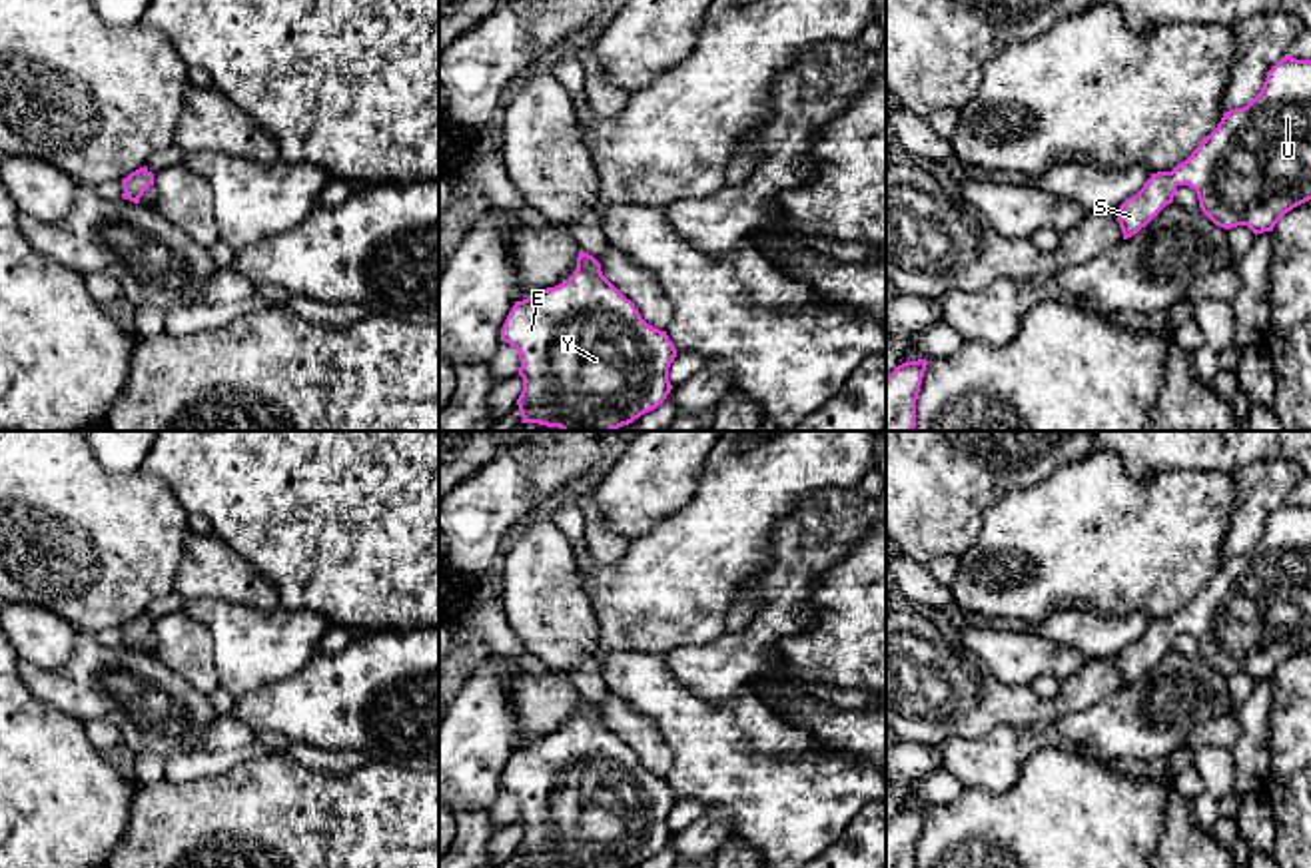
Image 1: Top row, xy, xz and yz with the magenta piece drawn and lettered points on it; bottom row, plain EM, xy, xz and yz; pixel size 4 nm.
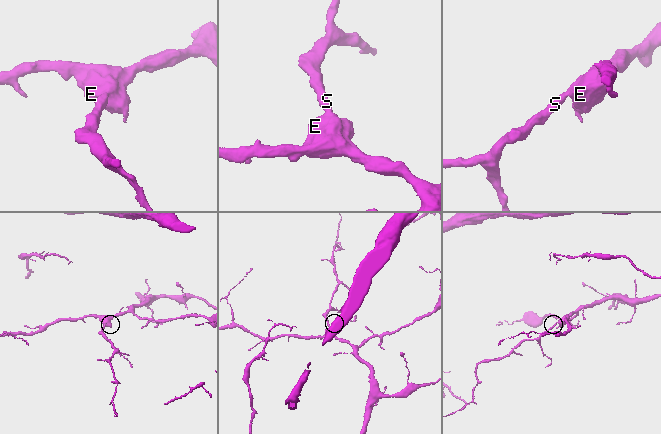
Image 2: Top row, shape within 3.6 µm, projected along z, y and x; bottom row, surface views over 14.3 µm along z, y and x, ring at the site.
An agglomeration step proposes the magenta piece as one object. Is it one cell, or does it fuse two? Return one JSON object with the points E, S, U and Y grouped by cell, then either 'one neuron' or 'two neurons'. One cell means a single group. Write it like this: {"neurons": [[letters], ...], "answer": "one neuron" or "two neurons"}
{"neurons": [["E", "S", "U", "Y"]], "answer": "one neuron"}

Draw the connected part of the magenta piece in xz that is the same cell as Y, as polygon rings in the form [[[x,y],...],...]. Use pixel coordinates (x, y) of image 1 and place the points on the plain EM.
[[[583,696],[569,726],[515,748],[501,788],[521,804],[517,852],[523,868],[635,868],[656,856],[672,836],[668,814],[676,796],[666,778],[649,772]]]

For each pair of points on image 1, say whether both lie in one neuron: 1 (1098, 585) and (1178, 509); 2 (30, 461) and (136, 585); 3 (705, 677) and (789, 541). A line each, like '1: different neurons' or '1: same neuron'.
1: same neuron
2: same neuron
3: same neuron

